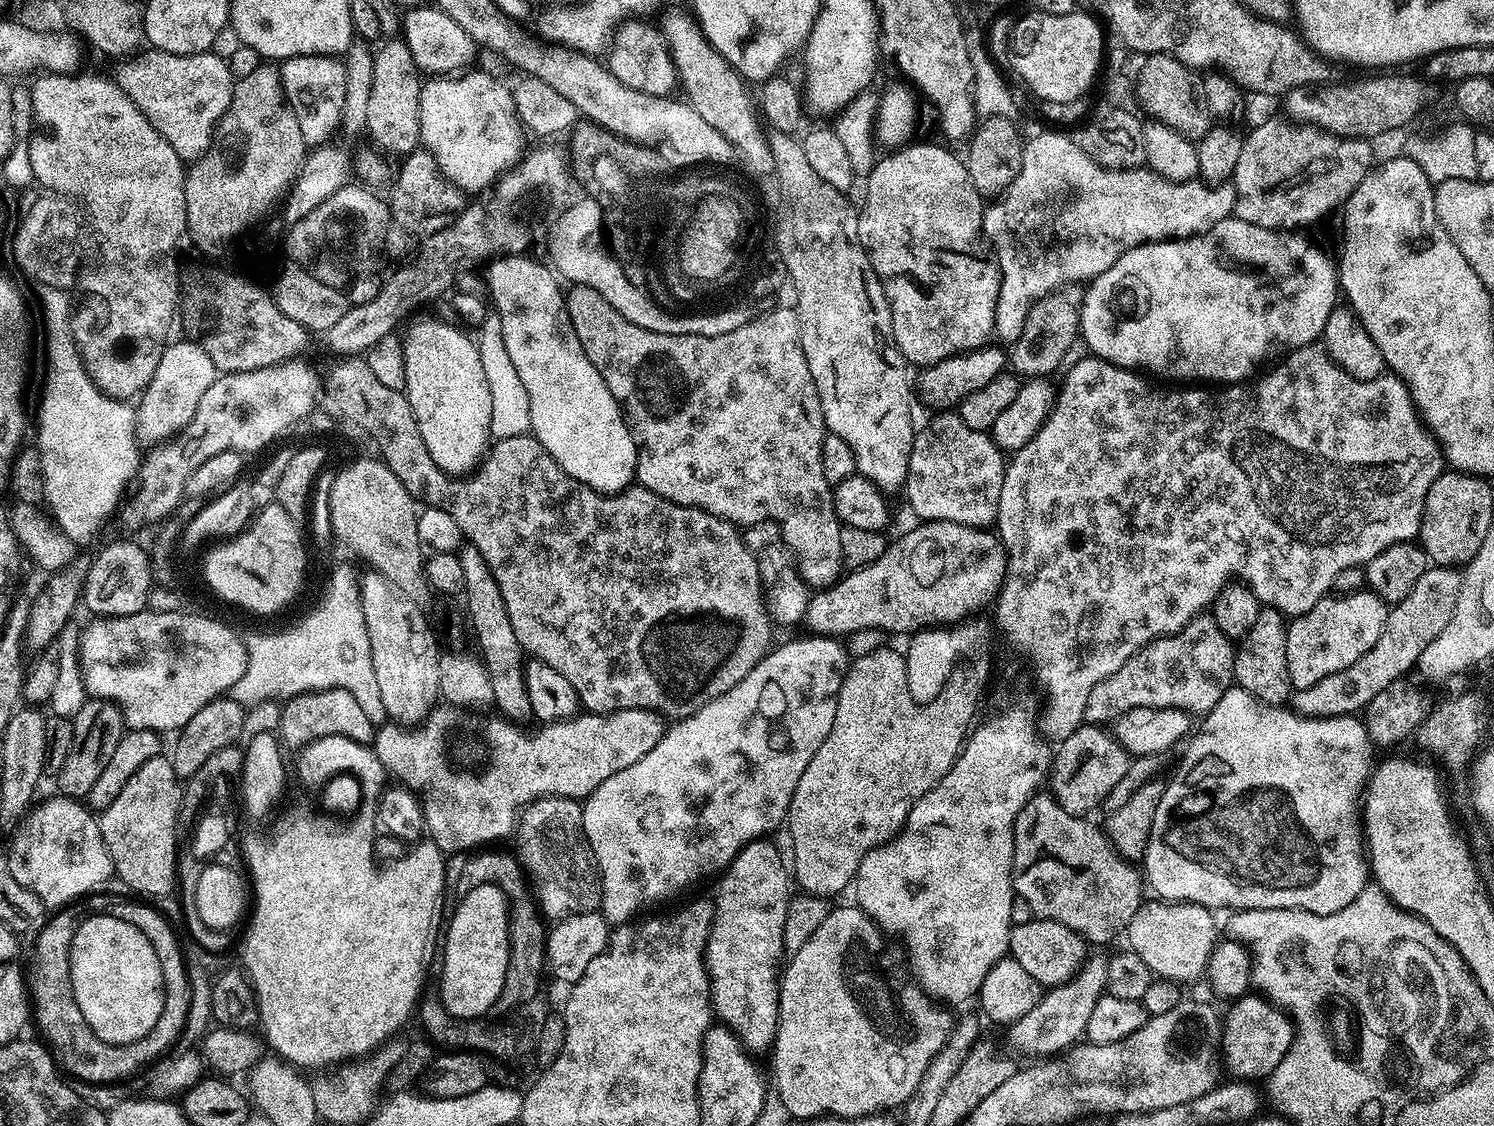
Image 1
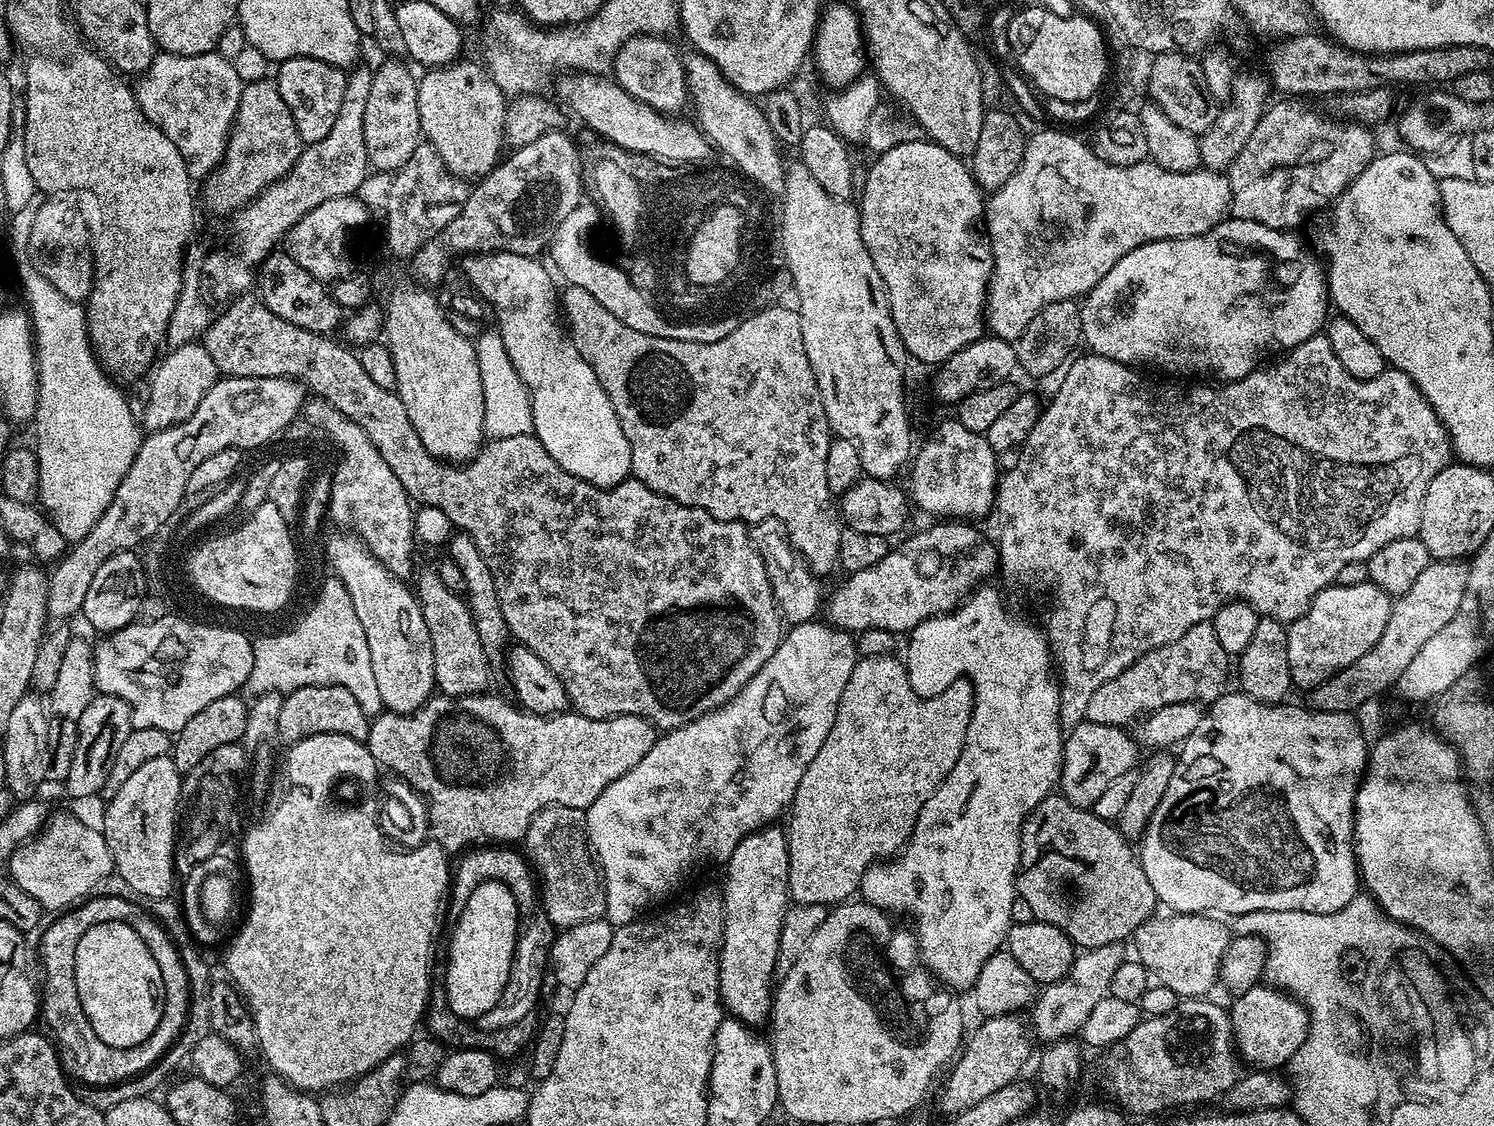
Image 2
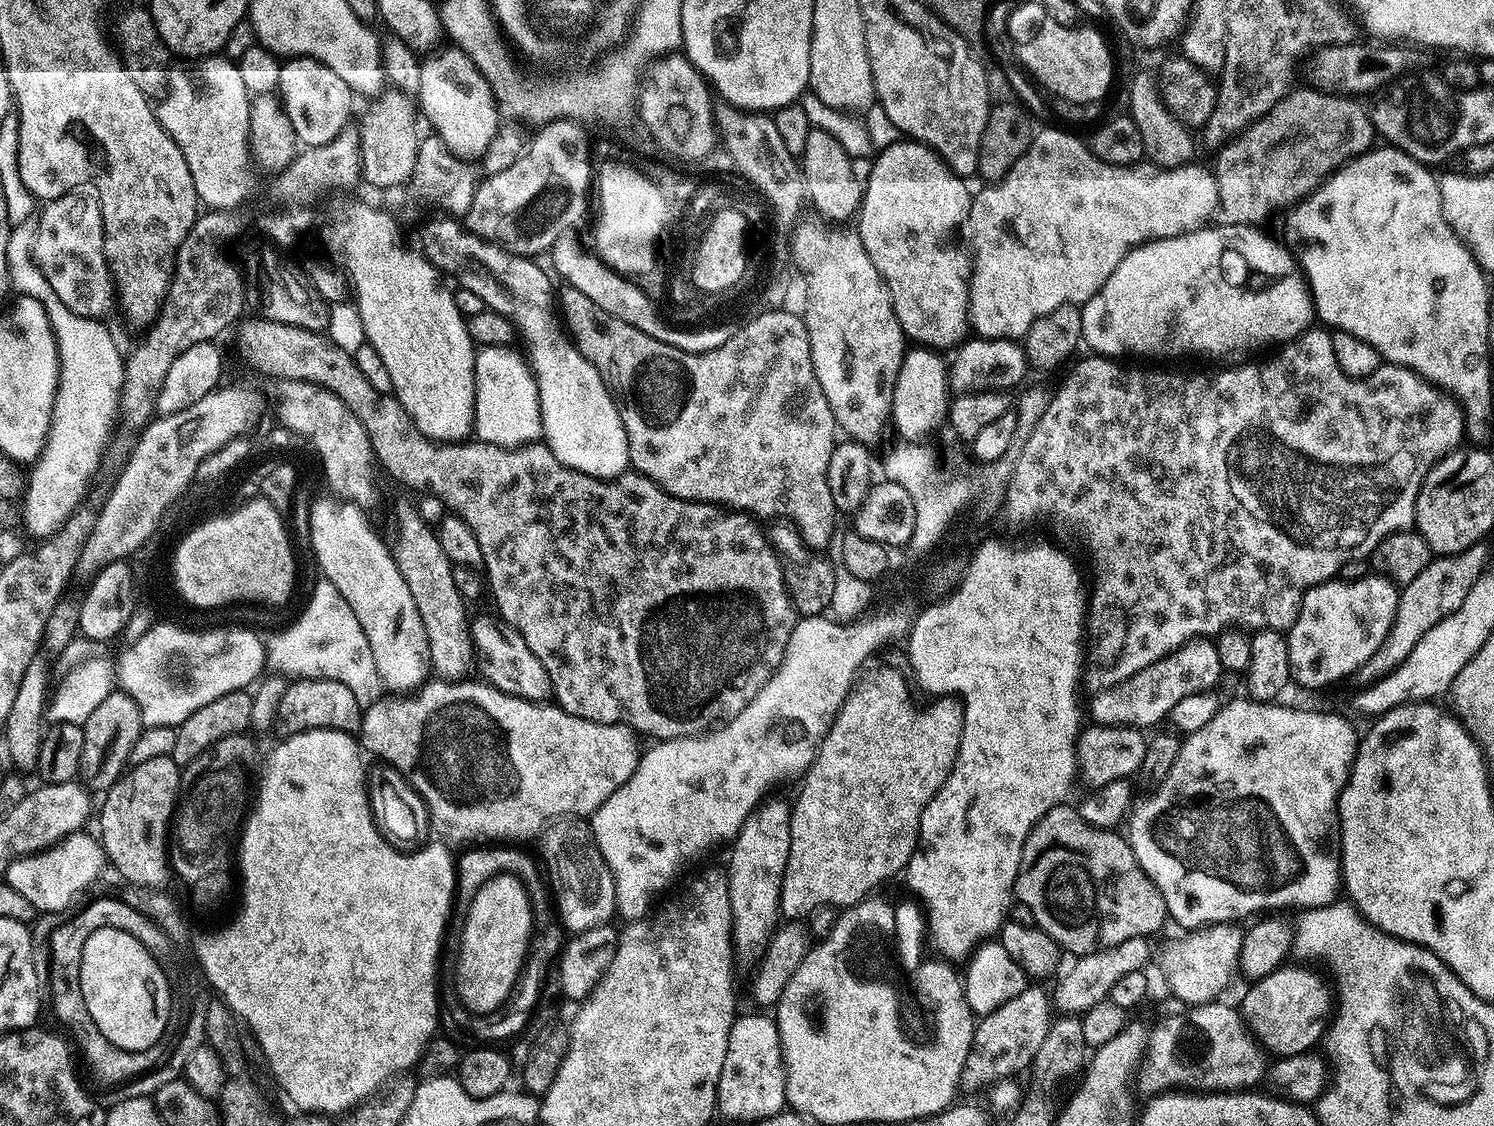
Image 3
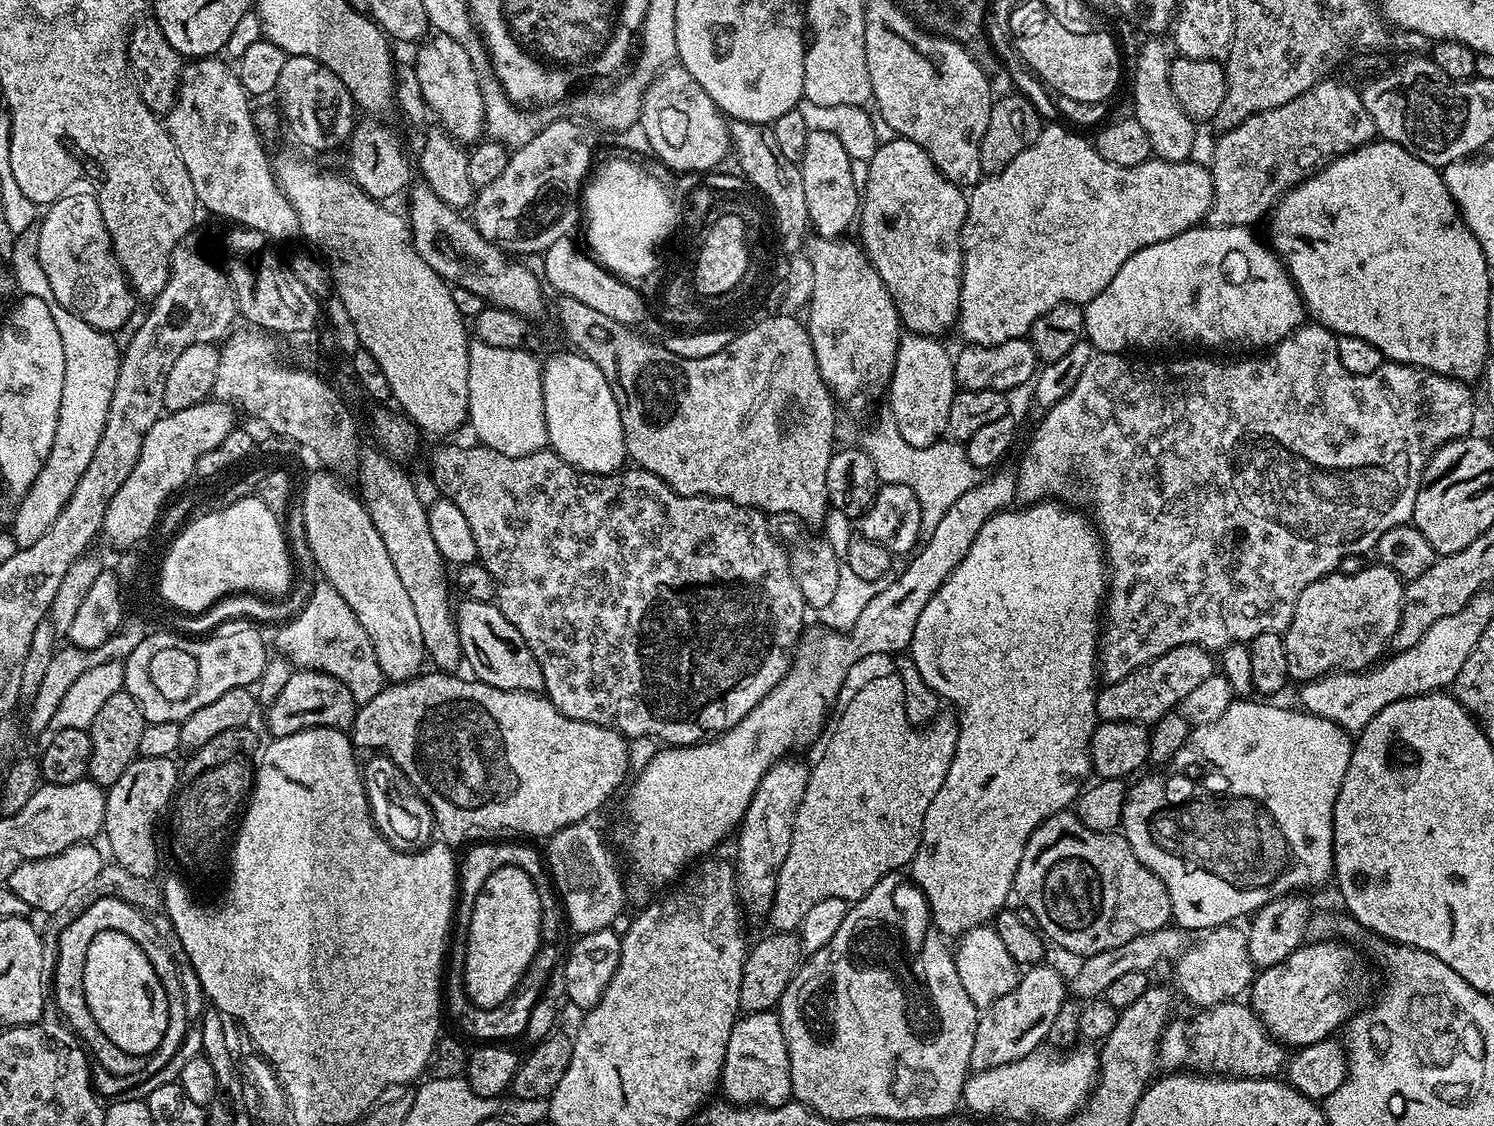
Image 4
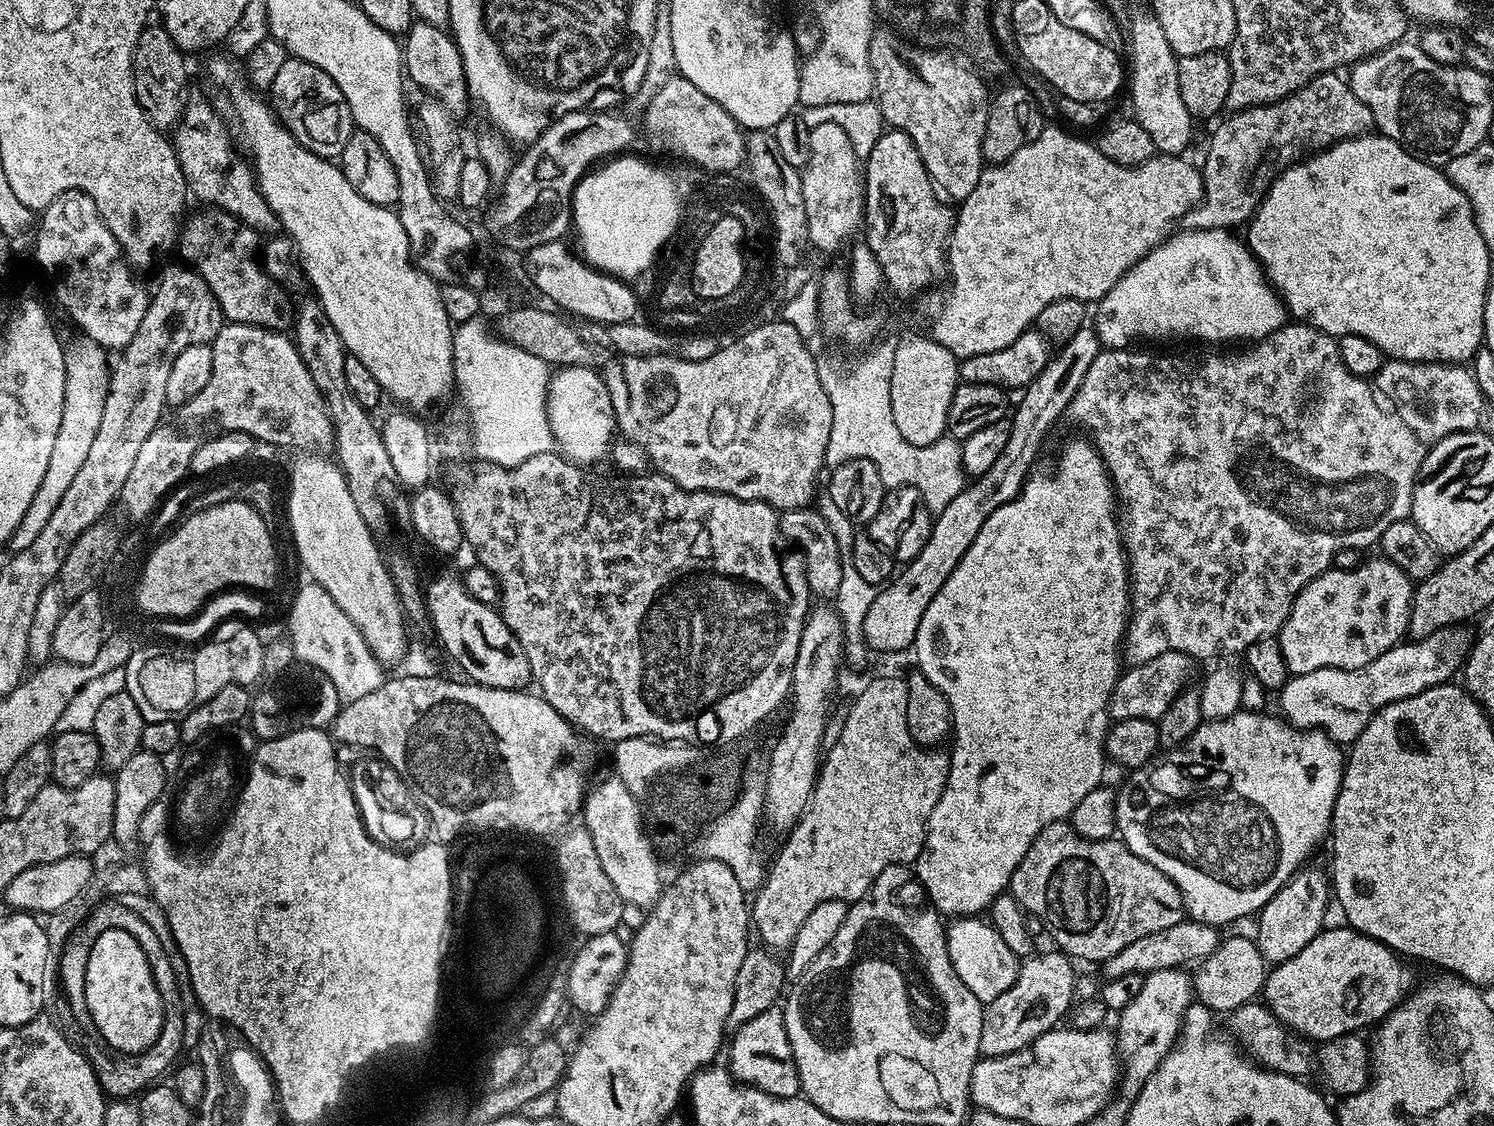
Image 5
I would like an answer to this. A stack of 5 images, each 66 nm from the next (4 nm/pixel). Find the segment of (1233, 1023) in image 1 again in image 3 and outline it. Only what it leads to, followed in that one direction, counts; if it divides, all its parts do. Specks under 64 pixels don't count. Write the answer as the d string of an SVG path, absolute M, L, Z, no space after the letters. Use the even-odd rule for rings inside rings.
M1281 966L1273 970L1270 974L1266 974L1261 980L1255 981L1251 985L1252 989L1244 996L1244 1008L1242 1007L1242 1015L1244 1023L1247 1024L1249 1032L1256 1038L1257 1044L1264 1049L1265 1053L1271 1054L1273 1057L1279 1058L1281 1056L1293 1056L1299 1052L1306 1052L1315 1049L1321 1043L1322 1037L1330 1023L1330 988L1323 984L1314 973L1310 972L1309 967L1296 966L1300 968L1288 968L1289 966Z

